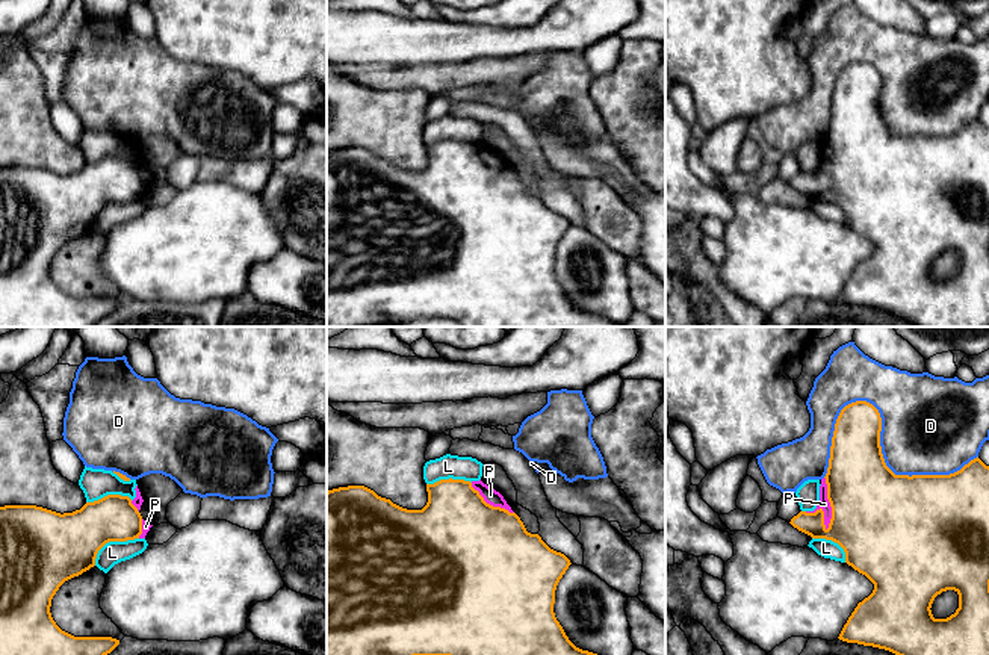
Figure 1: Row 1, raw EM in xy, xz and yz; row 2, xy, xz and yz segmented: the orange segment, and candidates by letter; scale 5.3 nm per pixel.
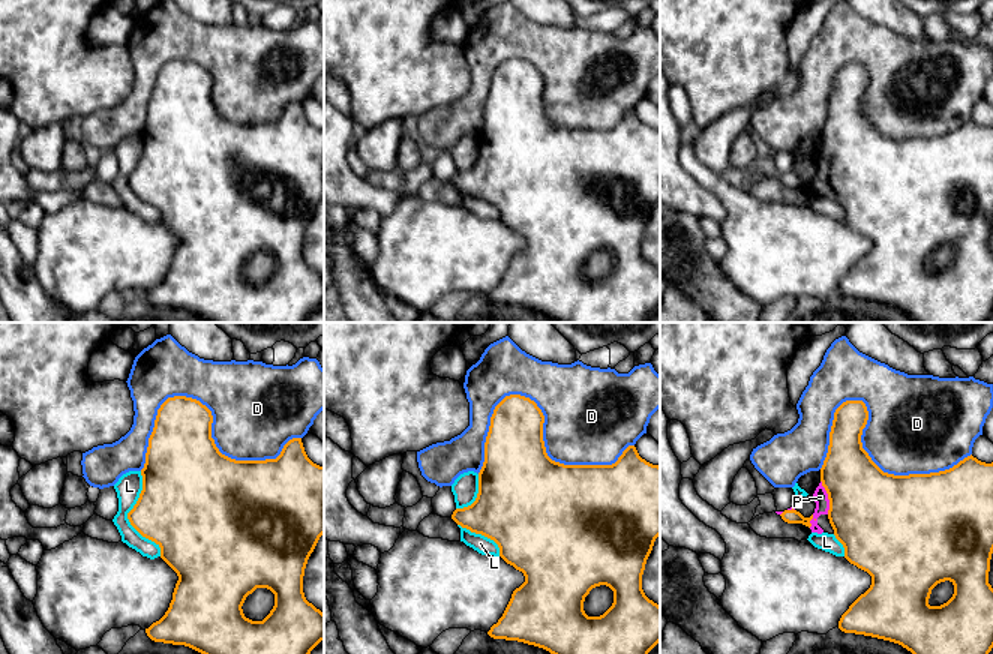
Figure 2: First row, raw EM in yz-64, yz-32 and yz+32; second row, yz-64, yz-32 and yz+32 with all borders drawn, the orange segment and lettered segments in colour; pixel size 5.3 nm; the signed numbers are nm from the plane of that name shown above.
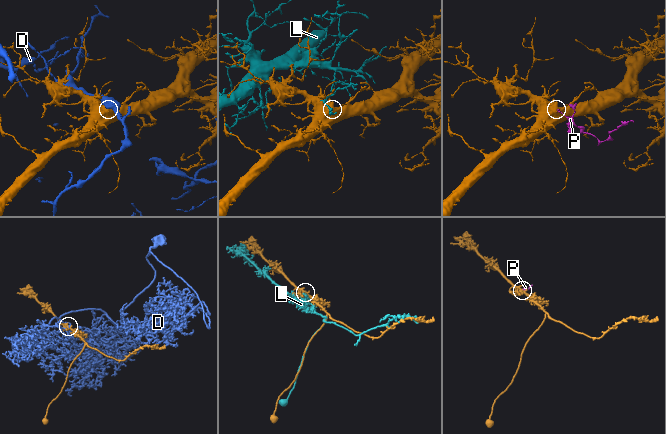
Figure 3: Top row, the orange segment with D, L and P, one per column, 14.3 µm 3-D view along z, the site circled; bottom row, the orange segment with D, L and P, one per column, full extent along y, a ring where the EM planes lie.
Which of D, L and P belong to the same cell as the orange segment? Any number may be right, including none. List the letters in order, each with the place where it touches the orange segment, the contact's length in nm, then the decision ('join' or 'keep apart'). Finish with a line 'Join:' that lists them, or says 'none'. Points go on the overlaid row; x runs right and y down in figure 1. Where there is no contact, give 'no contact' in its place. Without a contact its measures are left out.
D: yz (880, 430) | 800 nm | keep apart
L: xy (111, 540) | 280 nm | keep apart
P: yz (830, 504) | 280 nm | join
Join: P

